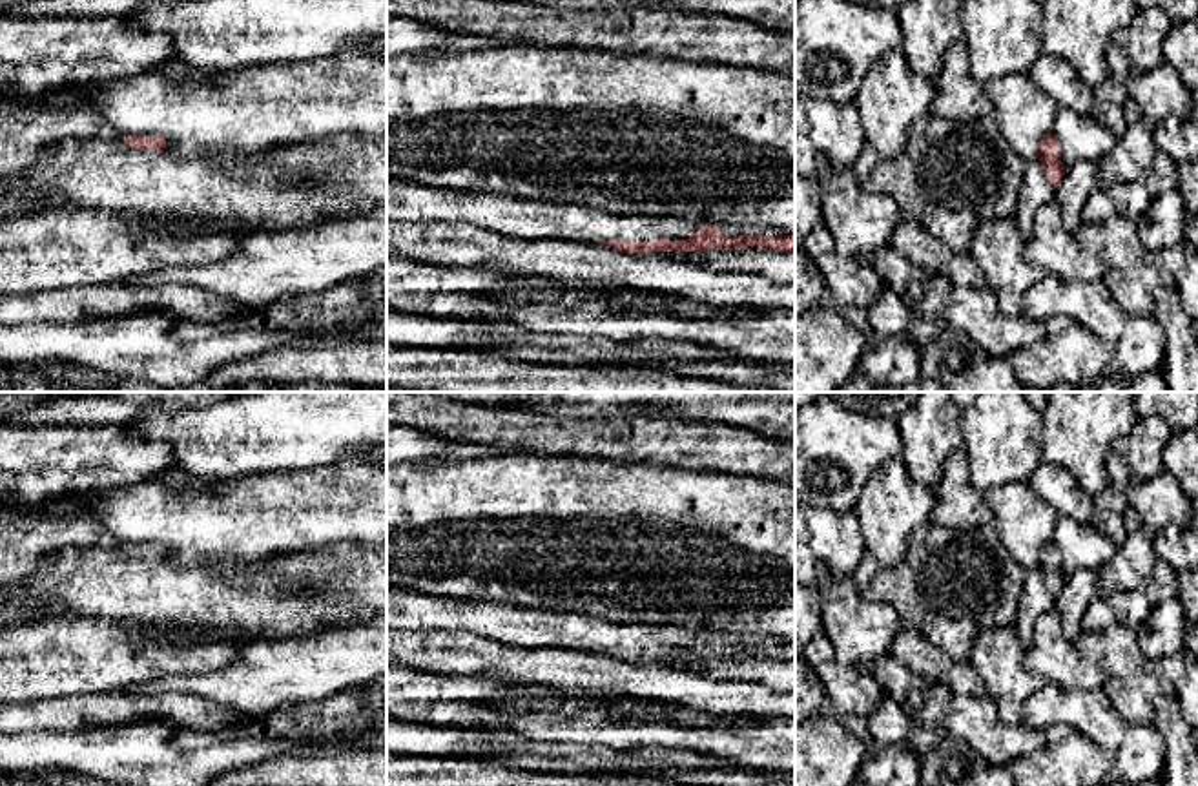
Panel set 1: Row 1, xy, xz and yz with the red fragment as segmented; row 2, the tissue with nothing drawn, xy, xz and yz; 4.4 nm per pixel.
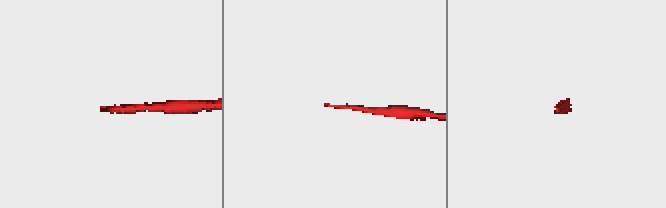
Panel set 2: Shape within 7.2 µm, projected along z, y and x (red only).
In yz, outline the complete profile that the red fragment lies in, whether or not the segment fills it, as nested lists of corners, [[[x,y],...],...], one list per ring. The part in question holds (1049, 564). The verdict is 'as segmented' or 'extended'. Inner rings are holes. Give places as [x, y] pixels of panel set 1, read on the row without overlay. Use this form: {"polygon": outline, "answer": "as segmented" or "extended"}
{"polygon": [[[1052,542],[1039,549],[1039,564],[1027,571],[1025,587],[1017,607],[1014,627],[1021,646],[1028,651],[1034,644],[1036,620],[1052,609],[1065,584],[1061,554]]], "answer": "extended"}

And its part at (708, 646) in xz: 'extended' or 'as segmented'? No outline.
extended

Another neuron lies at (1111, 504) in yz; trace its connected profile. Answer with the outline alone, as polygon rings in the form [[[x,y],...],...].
[[[1114,452],[1107,456],[1107,487],[1094,496],[1094,523],[1101,527],[1118,545],[1125,540],[1125,512],[1129,500],[1125,485],[1132,478],[1131,467]]]

